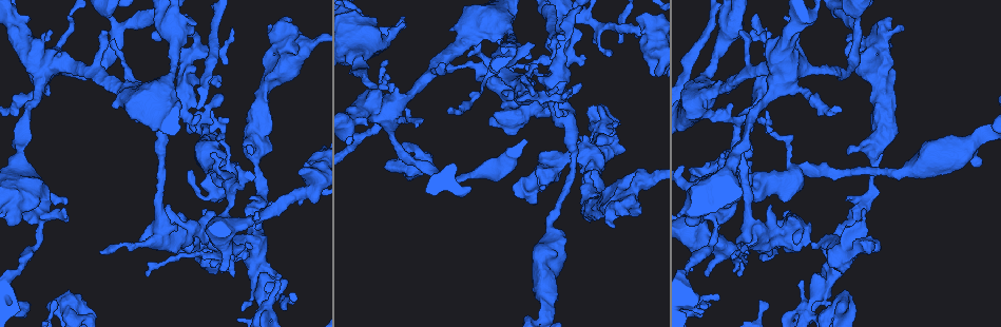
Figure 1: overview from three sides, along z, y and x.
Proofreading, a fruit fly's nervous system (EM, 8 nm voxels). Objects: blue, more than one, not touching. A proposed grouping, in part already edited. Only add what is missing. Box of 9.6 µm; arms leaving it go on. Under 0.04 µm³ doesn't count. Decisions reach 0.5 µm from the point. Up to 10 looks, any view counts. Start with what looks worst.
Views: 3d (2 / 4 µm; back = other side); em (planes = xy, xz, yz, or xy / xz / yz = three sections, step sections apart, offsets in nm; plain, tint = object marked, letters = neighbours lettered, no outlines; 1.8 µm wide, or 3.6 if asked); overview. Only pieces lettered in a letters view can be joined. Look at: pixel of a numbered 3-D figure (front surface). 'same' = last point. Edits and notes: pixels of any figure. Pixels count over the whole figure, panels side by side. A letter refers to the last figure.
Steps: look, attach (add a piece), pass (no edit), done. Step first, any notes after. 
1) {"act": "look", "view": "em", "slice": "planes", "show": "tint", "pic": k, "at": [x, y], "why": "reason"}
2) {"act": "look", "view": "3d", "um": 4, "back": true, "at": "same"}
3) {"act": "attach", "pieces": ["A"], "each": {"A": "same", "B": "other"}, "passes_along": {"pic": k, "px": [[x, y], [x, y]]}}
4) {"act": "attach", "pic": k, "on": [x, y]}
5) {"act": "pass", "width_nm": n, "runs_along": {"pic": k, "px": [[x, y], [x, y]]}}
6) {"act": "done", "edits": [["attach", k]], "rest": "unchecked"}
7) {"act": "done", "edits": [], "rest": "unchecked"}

{"act": "look", "view": "3d", "um": 2, "pic": 1, "at": [859, 243], "why": "free end"}

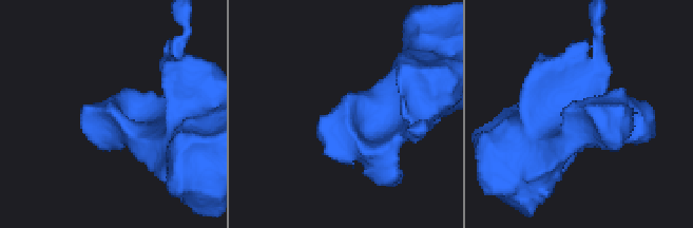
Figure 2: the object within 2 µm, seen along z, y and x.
{"act": "look", "view": "em", "slice": "planes", "show": "letters", "pic": 2, "at": [320, 118], "why": "shape alone is not enough"}

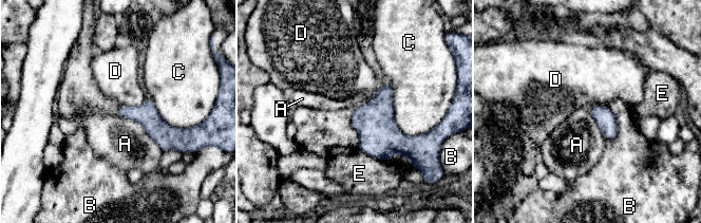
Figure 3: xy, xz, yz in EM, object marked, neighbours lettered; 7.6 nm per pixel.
{"act": "pass", "longest_contact_nm": ["C", 500], "each": {"A": "other", "B": "other", "C": "other", "D": "other", "E": "other"}, "runs_along": {"pic": 3, "px": [[120, 108], [177, 132]]}, "found": "no lettered piece goes on from it"}

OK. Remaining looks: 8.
{"act": "look", "view": "em", "slice": "yz", "step": 8, "show": "letters", "pic": 1, "at": [46, 305], "why": "thick end"}

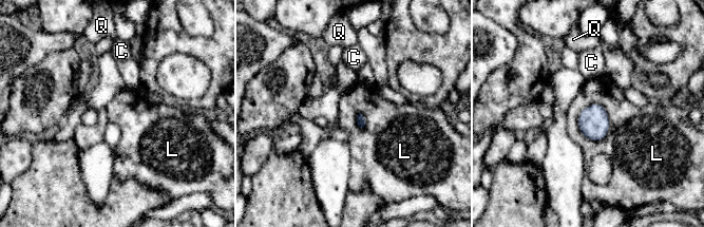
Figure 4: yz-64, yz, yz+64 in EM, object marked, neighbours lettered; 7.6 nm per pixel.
{"act": "pass", "each": {"C": "other", "L": "other", "Q": "other"}, "border": {"pic": 4, "px": [[595, 102], [609, 123], [598, 142]]}, "found": "no lettered piece goes on from it"}

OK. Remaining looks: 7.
{"act": "look", "view": "3d", "um": 2, "back": true, "pic": 1, "at": [569, 89], "why": "branch stops here"}

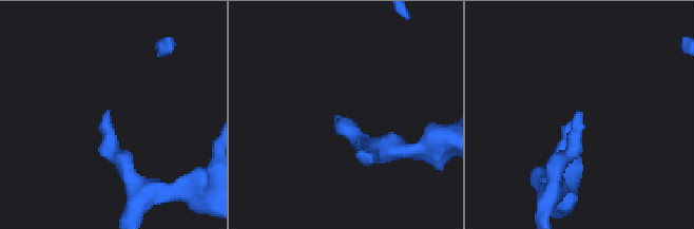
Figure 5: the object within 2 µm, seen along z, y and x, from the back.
{"act": "look", "view": "em", "slice": "xz", "step": 4, "show": "letters", "pic": 5, "at": [577, 115], "why": "now the EM"}

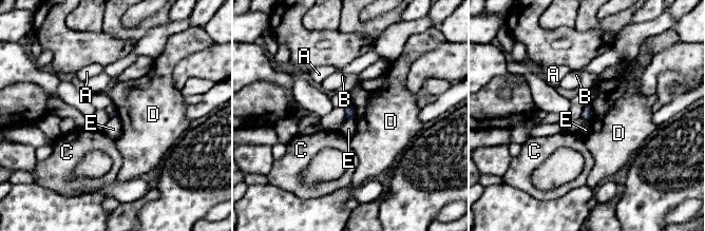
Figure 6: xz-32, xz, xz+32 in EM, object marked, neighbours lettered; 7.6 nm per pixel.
{"act": "pass", "each": {"A": "other", "B": "other", "C": "other", "D": "other", "E": "other"}, "border": {"pic": 6, "px": [[346, 117], [354, 118]]}, "found": "none of them fits"}

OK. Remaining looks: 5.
{"act": "look", "view": "3d", "um": 4, "pic": 1, "at": [257, 97], "why": "touches itself"}

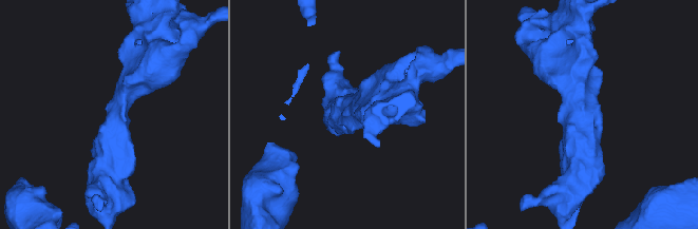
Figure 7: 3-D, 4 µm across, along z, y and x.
{"act": "look", "view": "em", "slice": "planes", "show": "letters", "pic": 7, "at": [597, 123]}

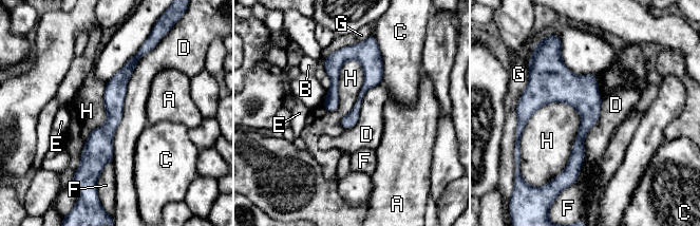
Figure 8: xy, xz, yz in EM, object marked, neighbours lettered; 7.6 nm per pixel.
{"act": "pass", "width_nm": 110, "each": {"A": "other", "B": "other", "C": "other", "D": "other", "E": "other", "F": "other", "G": "other", "H": "other"}, "runs_along": {"pic": 8, "px": [[135, 59], [117, 83], [93, 175]]}, "found": "no lettered piece goes on from it"}

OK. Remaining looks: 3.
{"act": "done", "edits": [], "rest": "unchecked"}

